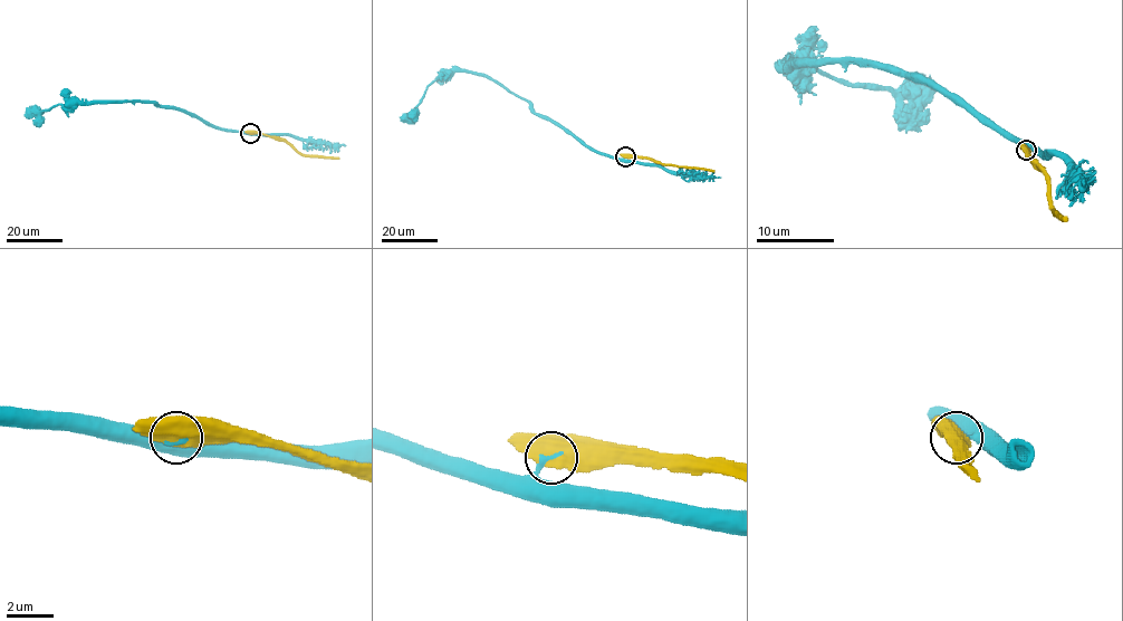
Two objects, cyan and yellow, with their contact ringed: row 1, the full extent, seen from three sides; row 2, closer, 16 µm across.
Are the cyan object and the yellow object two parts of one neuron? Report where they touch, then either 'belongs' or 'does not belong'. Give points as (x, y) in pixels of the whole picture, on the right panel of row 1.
at (1026, 150); does not belong

